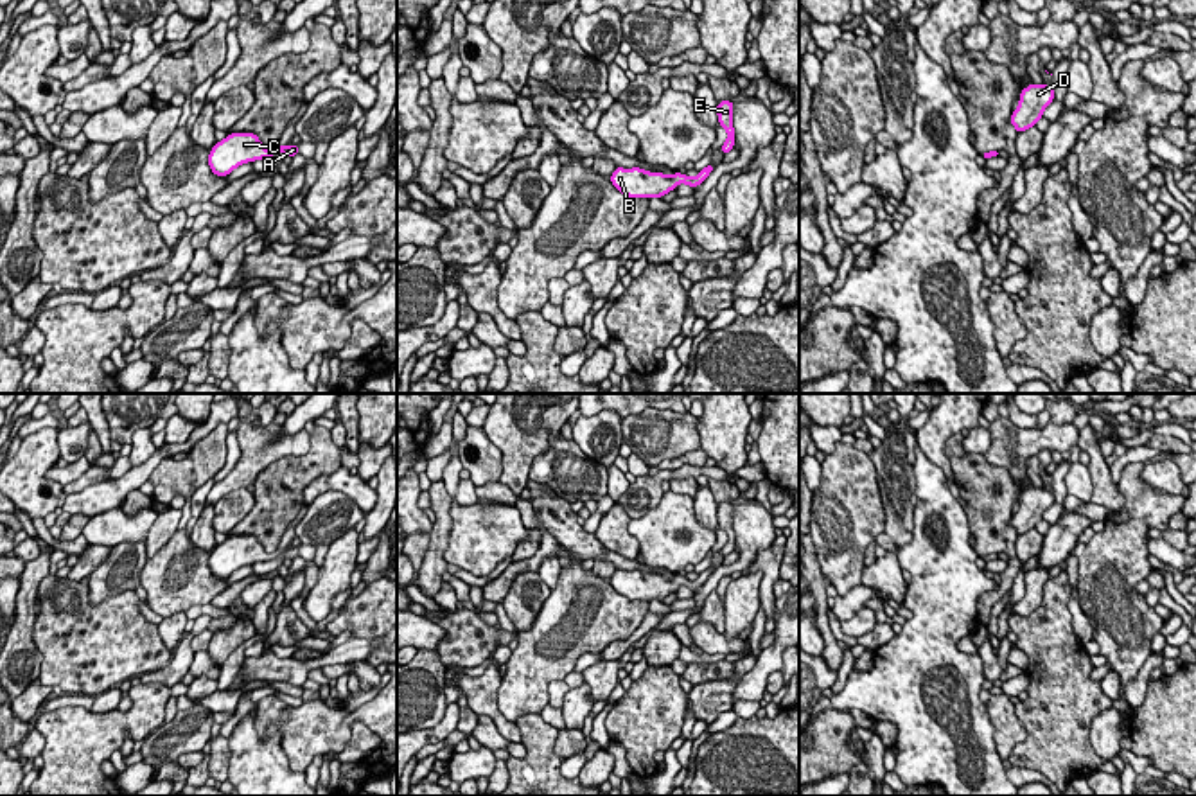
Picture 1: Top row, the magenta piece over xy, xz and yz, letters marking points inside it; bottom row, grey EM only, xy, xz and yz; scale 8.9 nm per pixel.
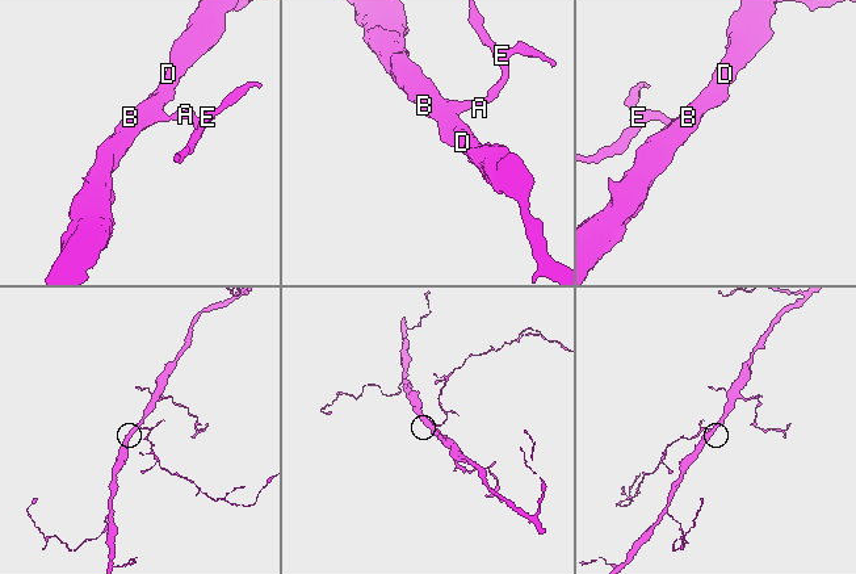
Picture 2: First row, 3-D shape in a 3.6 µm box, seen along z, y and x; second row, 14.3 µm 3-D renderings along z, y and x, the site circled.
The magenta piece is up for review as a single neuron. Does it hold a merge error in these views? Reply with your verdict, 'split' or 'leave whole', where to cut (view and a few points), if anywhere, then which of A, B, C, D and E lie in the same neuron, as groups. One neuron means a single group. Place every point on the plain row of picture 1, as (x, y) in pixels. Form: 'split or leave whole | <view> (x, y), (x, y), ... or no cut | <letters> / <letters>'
leave whole | no cut | A B C D E

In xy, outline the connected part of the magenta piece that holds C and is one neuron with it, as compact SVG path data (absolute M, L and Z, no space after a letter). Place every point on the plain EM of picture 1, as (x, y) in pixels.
M232 535L212 550L208 557L208 568L215 579L228 579L235 570L242 566L271 561L277 555L295 559L298 557L298 546L278 548L273 553L268 553L257 537Z

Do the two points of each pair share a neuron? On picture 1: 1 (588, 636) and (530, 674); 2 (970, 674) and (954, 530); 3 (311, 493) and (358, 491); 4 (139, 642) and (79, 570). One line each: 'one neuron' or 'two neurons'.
1: one neuron
2: one neuron
3: one neuron
4: two neurons

